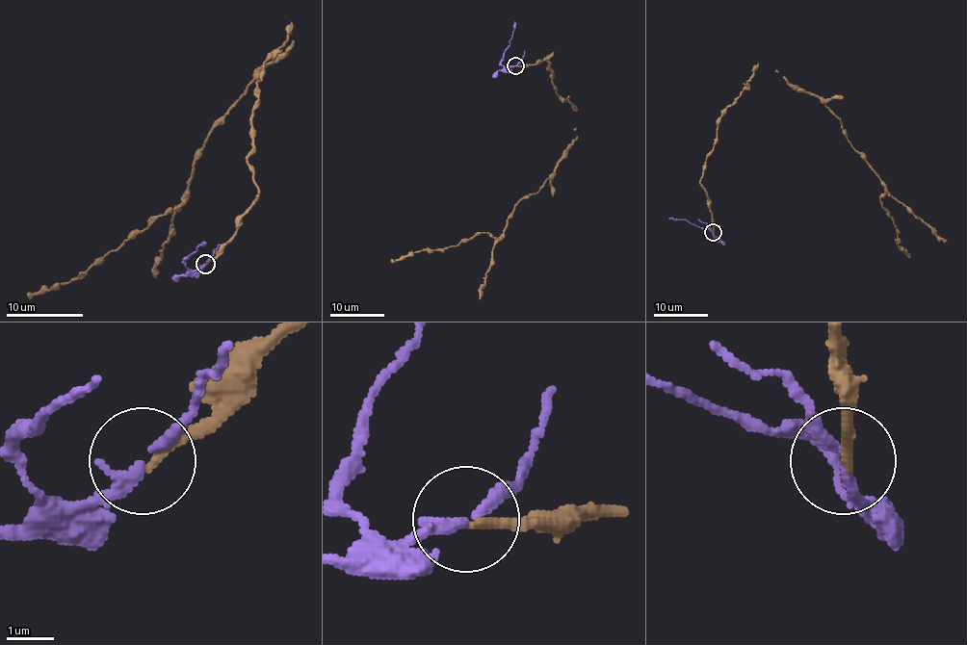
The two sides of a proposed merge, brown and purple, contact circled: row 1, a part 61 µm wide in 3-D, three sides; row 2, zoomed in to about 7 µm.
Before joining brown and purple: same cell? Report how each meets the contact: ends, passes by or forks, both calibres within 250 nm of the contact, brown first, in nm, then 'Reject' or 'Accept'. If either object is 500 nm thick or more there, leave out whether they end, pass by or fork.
At the ring brown ends. At the ring purple passes by. Thickness 190 nm (brown) against 220 nm. Reject

